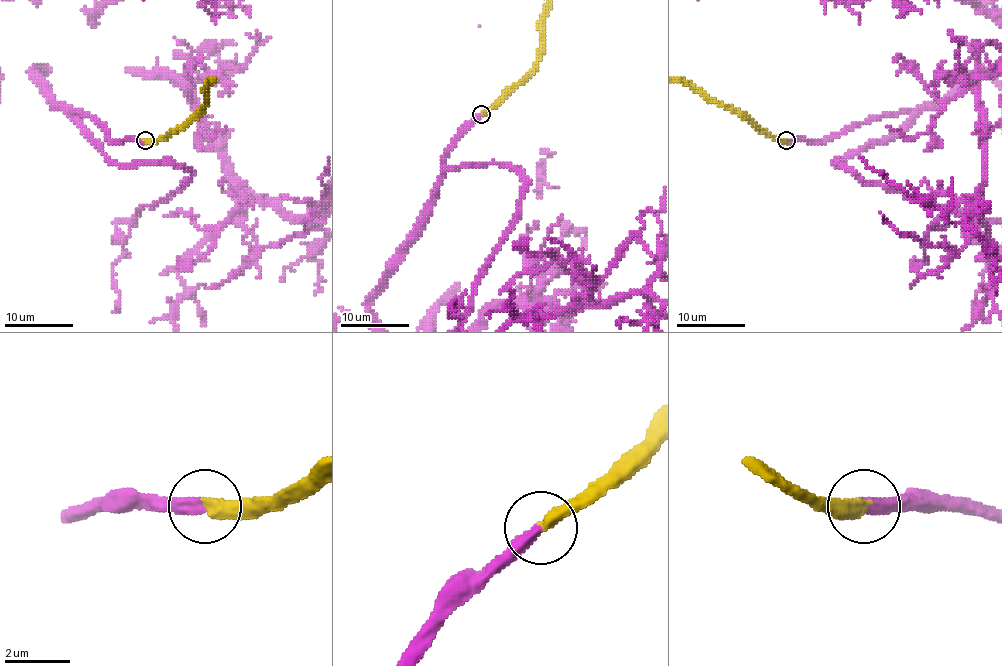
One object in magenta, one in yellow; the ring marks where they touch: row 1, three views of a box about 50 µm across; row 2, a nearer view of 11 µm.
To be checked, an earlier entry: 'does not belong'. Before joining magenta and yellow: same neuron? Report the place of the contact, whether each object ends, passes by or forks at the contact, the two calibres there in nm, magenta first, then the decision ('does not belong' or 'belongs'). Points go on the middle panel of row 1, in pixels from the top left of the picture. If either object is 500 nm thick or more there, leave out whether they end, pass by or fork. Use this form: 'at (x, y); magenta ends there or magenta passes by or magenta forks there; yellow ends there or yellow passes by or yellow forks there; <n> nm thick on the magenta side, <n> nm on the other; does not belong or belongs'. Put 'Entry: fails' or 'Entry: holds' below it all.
at (481, 114); magenta ends there; yellow ends there; 360 nm thick on the magenta side, 420 nm on the other; belongs
Entry: fails

